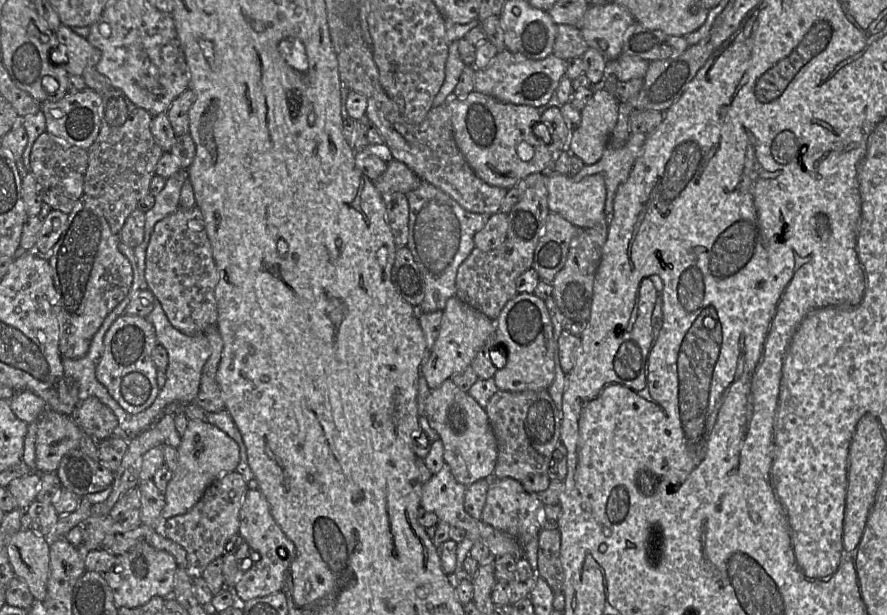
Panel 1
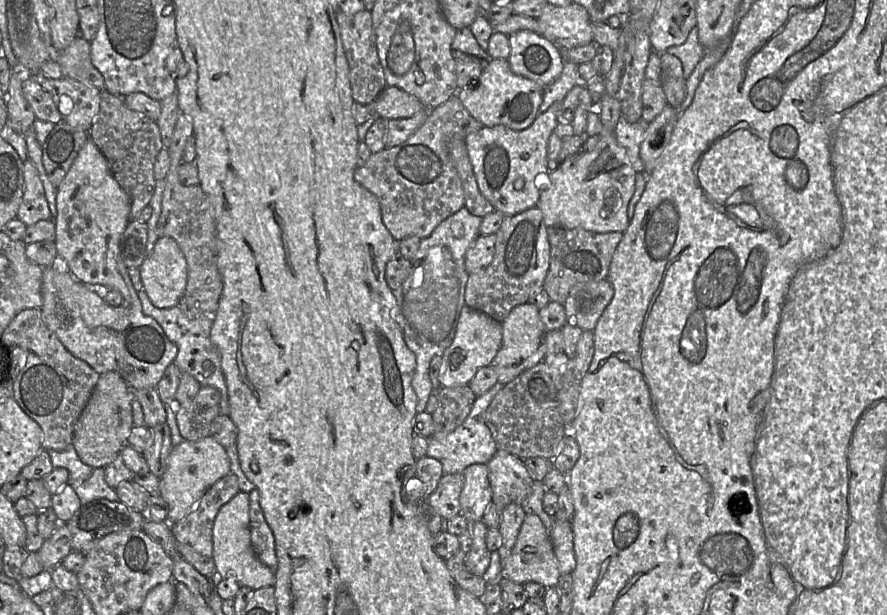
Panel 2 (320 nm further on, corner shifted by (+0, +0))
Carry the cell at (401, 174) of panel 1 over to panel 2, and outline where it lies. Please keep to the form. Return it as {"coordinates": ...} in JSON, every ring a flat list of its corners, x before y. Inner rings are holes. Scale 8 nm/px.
{"coordinates":[[454,94,441,105,429,109,426,121,405,142,372,153,362,166,356,167,354,179,377,197,384,225,395,240,400,241,409,236,426,238,443,220,464,207,464,190,450,159,448,142,451,138,464,141,467,135,479,131,483,126,467,111,458,95]]}

